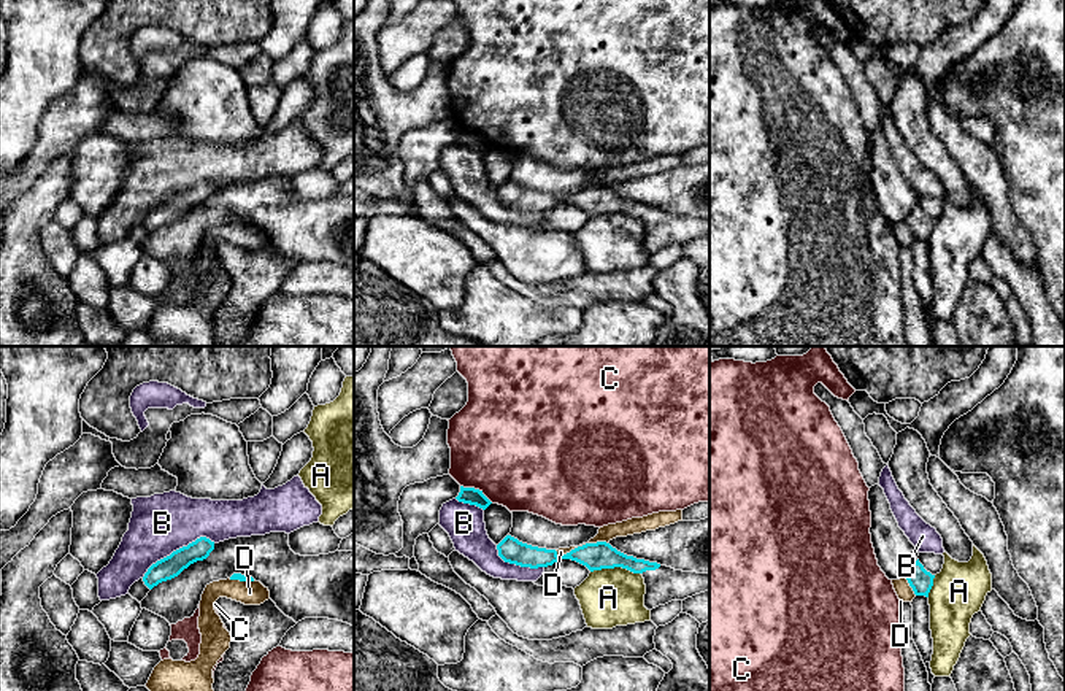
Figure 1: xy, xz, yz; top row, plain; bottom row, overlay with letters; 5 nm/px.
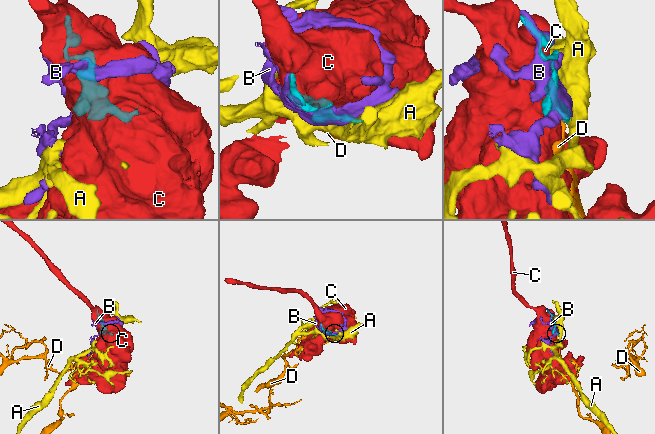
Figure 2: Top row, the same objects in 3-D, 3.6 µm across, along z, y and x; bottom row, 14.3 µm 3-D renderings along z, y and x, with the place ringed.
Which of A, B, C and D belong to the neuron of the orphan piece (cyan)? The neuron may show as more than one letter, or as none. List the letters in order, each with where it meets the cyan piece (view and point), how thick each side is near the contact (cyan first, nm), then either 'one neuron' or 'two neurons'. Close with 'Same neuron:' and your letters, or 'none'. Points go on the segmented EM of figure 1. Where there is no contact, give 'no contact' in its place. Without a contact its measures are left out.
A: xz (616, 566) | 140/300 nm | two neurons
B: xy (176, 550) | 120/300 nm | two neurons
C: xz (476, 490) | 90/480 nm | two neurons
D: yz (910, 585) | 120/90 nm | two neurons
Same neuron: none

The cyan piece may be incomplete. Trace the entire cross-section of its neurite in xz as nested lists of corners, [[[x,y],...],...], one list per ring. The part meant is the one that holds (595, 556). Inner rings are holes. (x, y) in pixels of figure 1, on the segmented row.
[[[506,535],[497,545],[497,550],[505,562],[530,569],[548,567],[560,559],[571,559],[586,566],[590,572],[622,567],[633,573],[641,573],[646,585],[644,607],[648,610],[709,591],[709,573],[682,572],[636,559],[617,551],[606,542],[586,543],[559,556],[556,550],[532,546]]]

